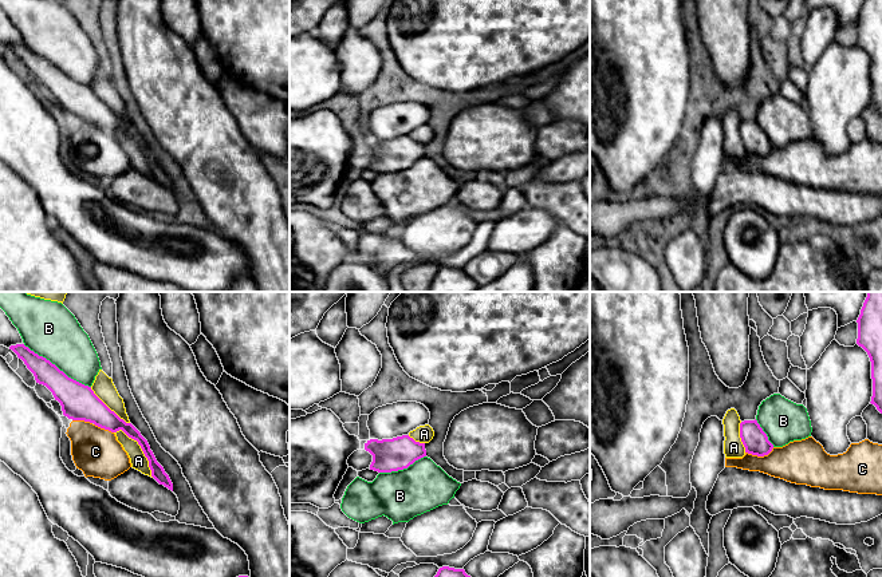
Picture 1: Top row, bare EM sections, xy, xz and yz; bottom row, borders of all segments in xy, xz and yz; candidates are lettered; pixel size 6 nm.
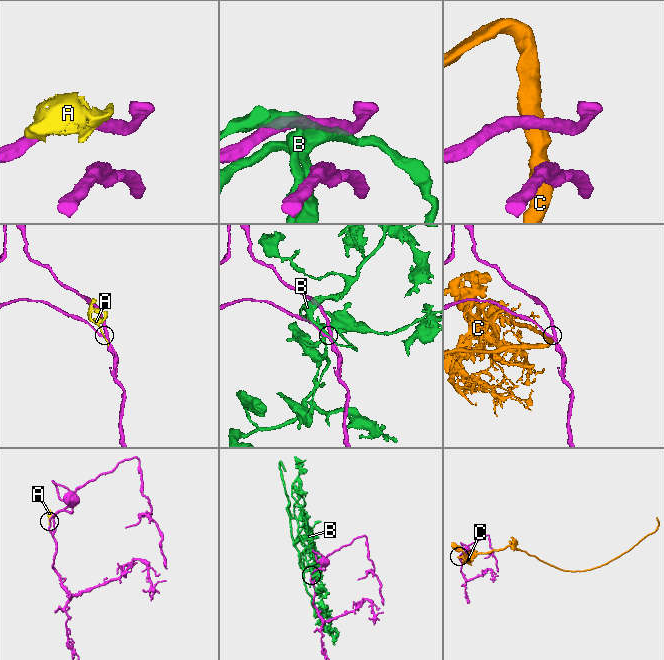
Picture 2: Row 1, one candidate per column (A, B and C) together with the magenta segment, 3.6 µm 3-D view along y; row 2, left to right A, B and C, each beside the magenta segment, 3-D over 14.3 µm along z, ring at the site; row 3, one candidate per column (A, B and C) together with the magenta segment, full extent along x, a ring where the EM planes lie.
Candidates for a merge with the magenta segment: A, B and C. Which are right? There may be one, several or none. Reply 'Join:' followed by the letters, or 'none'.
Join: none

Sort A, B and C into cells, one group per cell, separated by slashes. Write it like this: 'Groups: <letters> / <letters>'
Groups: A / B / C

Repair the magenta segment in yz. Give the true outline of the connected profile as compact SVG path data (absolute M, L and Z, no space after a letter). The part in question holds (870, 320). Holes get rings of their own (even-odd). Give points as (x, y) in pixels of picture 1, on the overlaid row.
M867 292L857 323L857 344L867 352L871 361L870 403L882 414L882 292Z

